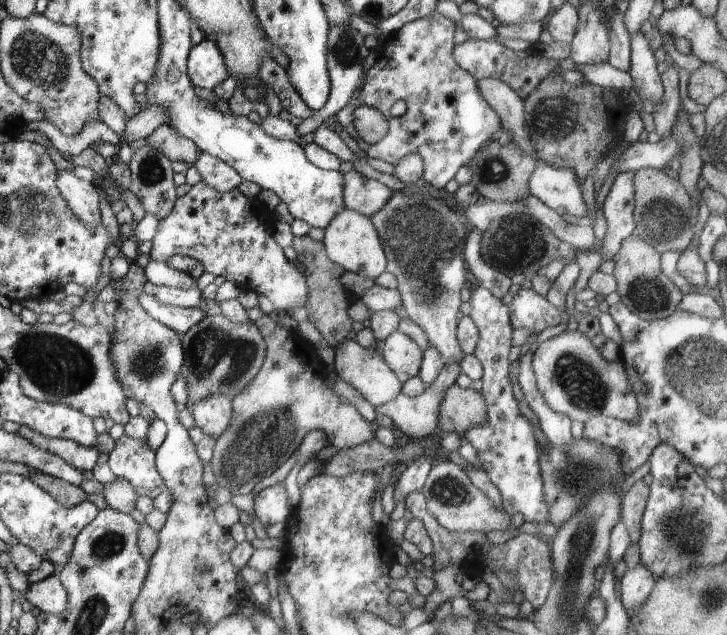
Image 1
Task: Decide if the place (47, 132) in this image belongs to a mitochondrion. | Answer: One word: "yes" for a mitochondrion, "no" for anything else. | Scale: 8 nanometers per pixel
no

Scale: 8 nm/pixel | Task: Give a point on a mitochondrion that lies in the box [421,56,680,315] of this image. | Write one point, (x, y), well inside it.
(554, 116)

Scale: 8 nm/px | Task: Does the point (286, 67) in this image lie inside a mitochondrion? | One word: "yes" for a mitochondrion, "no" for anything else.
no

